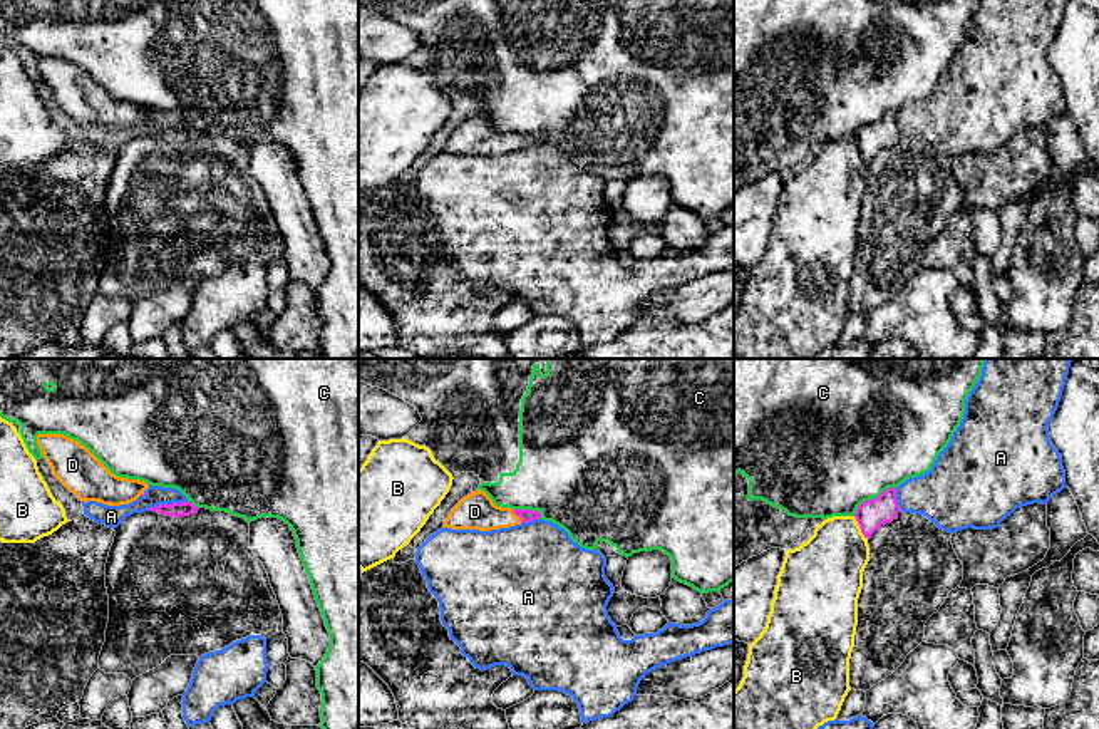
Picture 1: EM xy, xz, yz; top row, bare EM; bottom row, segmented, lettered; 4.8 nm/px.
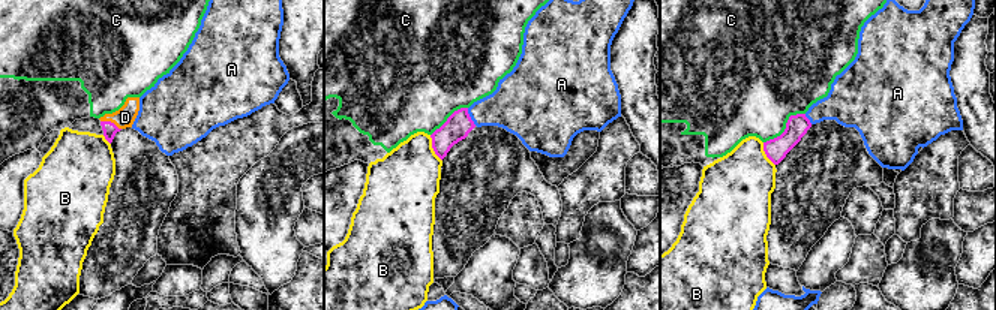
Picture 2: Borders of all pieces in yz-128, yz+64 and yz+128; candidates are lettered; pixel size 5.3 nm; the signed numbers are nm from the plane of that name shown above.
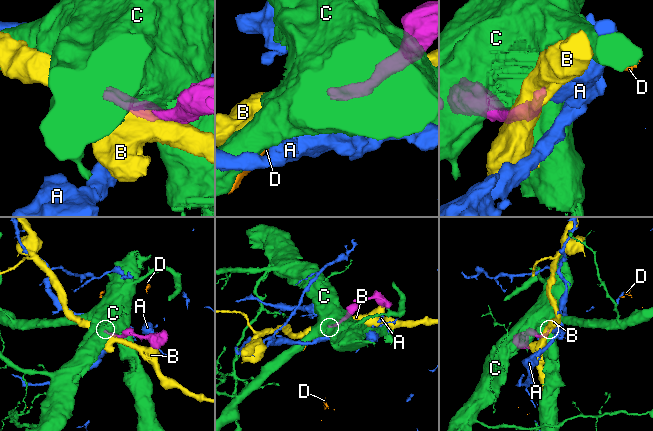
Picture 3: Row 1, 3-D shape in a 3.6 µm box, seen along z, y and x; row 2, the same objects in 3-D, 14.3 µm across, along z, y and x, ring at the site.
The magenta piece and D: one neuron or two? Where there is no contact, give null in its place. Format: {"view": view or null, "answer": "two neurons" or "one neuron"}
{"view": "xz", "answer": "one neuron"}

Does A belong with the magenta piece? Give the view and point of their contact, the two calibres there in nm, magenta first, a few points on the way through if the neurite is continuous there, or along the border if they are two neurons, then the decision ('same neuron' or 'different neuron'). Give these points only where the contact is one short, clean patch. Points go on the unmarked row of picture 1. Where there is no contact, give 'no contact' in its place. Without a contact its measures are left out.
meets magenta in xy at (166, 129); 70 nm thick on the magenta side, 100 nm on the other; border along xy (186, 124), (161, 128), (146, 134); different neuron

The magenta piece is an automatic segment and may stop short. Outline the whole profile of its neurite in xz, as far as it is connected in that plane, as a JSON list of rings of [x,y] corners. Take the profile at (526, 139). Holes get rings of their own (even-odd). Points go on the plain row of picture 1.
[[[481,114],[464,121],[447,139],[444,153],[491,156],[539,144],[541,136],[501,132]]]

